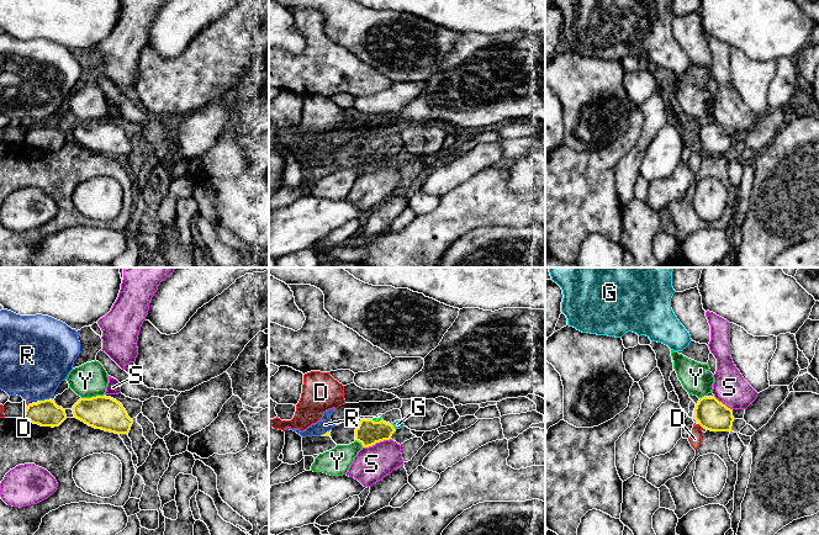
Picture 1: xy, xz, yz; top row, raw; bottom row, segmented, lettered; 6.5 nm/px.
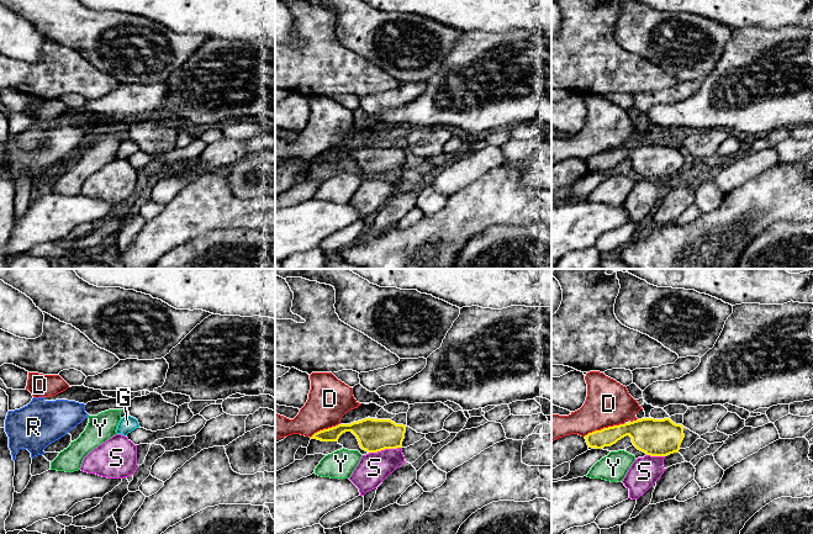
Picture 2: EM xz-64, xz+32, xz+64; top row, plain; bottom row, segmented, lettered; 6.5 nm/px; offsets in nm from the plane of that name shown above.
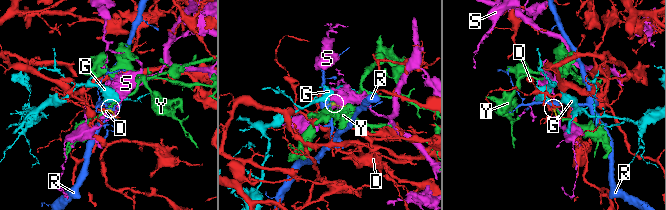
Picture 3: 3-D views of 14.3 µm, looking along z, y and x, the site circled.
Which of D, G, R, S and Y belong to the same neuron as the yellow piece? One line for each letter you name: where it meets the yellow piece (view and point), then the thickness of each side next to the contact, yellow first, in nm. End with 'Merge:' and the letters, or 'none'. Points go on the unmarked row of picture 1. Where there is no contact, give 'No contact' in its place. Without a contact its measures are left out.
G: Touches yellow at xz (392, 151). Thickness 160 nm (yellow) against 60 nm
Merge: G

